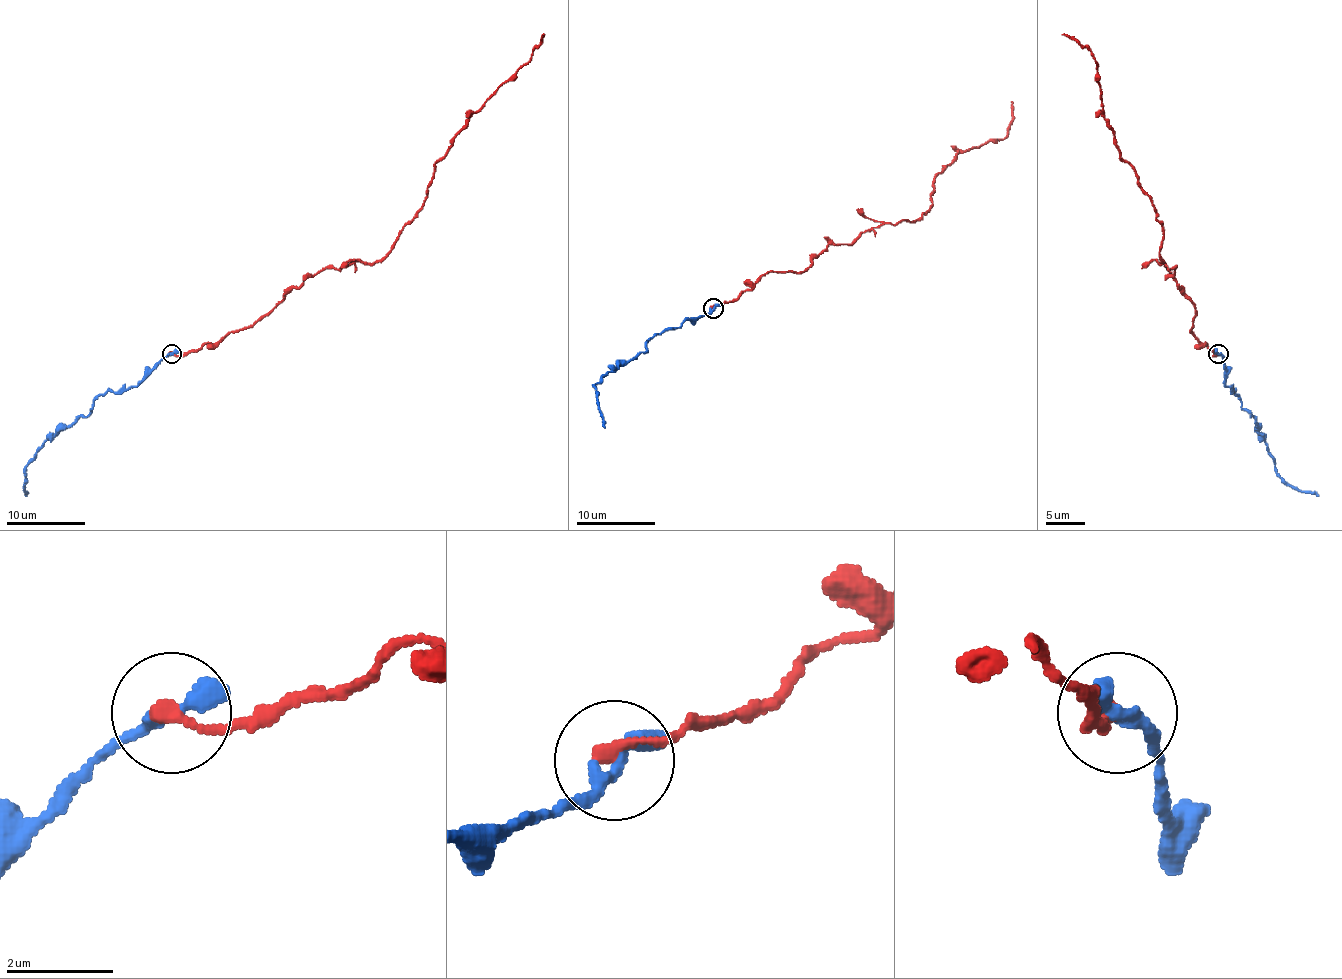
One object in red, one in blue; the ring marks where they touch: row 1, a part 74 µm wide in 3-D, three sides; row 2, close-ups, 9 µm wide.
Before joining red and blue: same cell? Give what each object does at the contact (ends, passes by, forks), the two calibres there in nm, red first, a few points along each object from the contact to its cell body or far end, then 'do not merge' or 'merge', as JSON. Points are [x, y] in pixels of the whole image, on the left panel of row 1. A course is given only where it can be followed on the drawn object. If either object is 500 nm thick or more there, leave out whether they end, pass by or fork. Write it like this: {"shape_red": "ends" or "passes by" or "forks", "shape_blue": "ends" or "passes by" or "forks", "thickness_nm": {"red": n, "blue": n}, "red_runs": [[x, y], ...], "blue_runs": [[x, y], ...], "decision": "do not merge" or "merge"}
{"shape_red": "ends", "shape_blue": "ends", "thickness_nm": {"red": 280, "blue": 400}, "red_runs": [[172, 353], [186, 355], [251, 327], [307, 276], [380, 261], [428, 194], [434, 164], [452, 137], [543, 35]], "blue_runs": [[172, 353], [137, 386], [104, 392], [93, 402], [88, 414], [61, 428], [48, 439], [27, 465], [27, 496]], "decision": "merge"}

